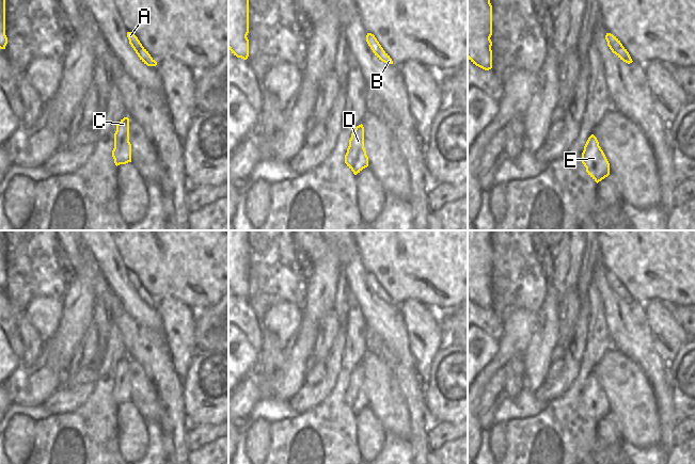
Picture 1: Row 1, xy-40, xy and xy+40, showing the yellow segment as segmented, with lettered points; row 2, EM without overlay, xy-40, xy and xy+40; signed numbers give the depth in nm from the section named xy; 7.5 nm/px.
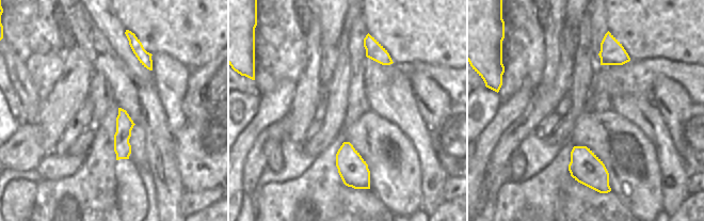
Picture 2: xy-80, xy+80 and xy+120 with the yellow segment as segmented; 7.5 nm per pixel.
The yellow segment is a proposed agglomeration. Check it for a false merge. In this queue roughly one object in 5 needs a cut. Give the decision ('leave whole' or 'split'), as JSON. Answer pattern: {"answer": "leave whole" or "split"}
{"answer": "leave whole"}

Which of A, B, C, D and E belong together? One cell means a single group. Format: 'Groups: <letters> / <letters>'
Groups: A B C D E.

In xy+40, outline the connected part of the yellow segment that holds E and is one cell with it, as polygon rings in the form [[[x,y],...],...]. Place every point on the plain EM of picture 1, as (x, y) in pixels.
[[[594,373],[588,377],[584,385],[582,402],[597,422],[610,414],[610,402]]]

